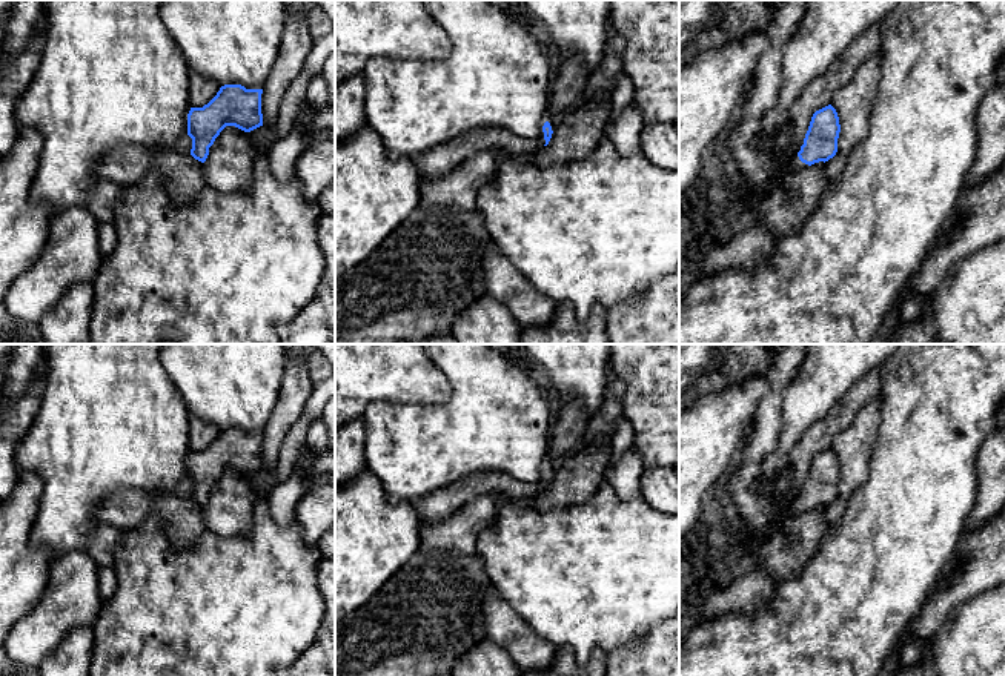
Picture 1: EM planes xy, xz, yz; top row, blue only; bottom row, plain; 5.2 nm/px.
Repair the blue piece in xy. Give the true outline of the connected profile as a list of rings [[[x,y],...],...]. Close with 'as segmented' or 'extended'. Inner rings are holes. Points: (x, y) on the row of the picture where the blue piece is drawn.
[[[224,84],[203,108],[191,108],[187,114],[187,134],[175,149],[204,163],[209,147],[226,126],[250,132],[263,126],[263,89],[246,89],[241,84]]] | extended

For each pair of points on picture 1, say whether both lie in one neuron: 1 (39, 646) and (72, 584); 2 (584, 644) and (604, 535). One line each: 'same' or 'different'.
1: same
2: same

